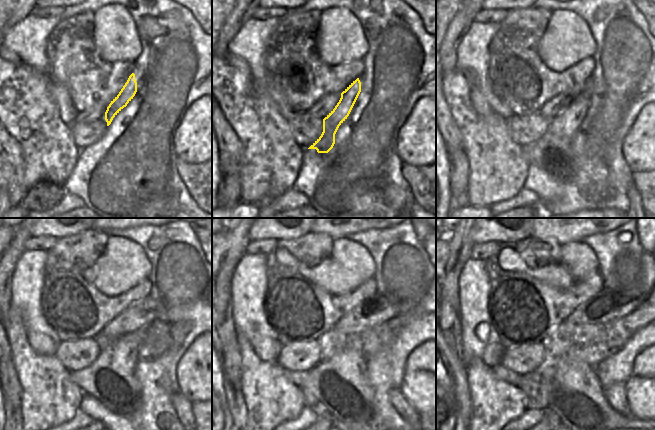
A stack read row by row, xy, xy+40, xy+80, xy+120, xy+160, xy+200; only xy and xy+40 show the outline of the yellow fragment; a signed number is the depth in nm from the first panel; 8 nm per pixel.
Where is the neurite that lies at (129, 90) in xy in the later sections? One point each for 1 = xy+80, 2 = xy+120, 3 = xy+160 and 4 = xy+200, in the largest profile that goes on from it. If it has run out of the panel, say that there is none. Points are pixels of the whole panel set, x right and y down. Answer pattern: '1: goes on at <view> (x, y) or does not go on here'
1: goes on at xy+80 (552, 153)
2: goes on at xy+120 (110, 379)
3: goes on at xy+160 (341, 383)
4: goes on at xy+200 (577, 397)

